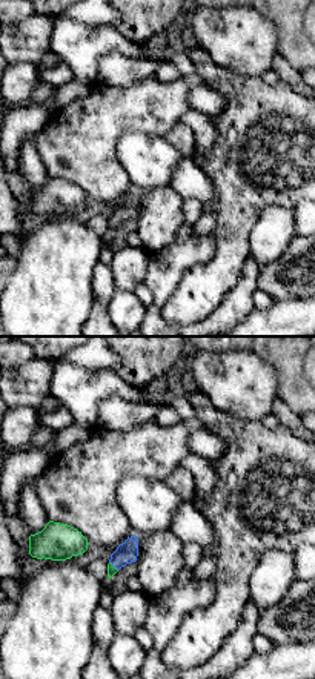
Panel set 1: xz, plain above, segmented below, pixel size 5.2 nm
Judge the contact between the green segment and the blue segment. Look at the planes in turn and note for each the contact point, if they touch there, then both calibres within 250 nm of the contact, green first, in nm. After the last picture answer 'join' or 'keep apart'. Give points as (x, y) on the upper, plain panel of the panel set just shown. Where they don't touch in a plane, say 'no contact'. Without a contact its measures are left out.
meets green at (112, 221); 50 nm thick on the green side, 110 nm on the other

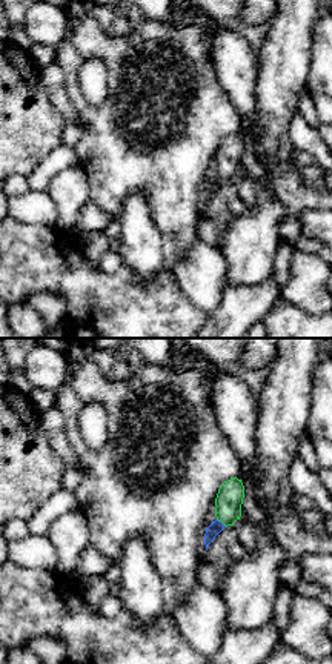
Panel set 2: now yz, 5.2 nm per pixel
meets green at (222, 177); 140 nm thick on the green side, 70 nm on the other

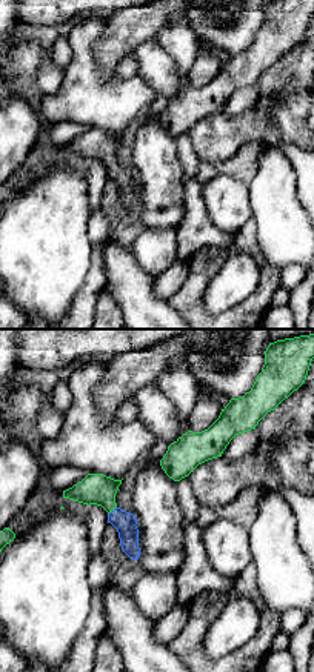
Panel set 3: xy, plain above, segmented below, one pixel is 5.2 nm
meets green at (111, 166); 160 nm thick on the green side, 110 nm on the other

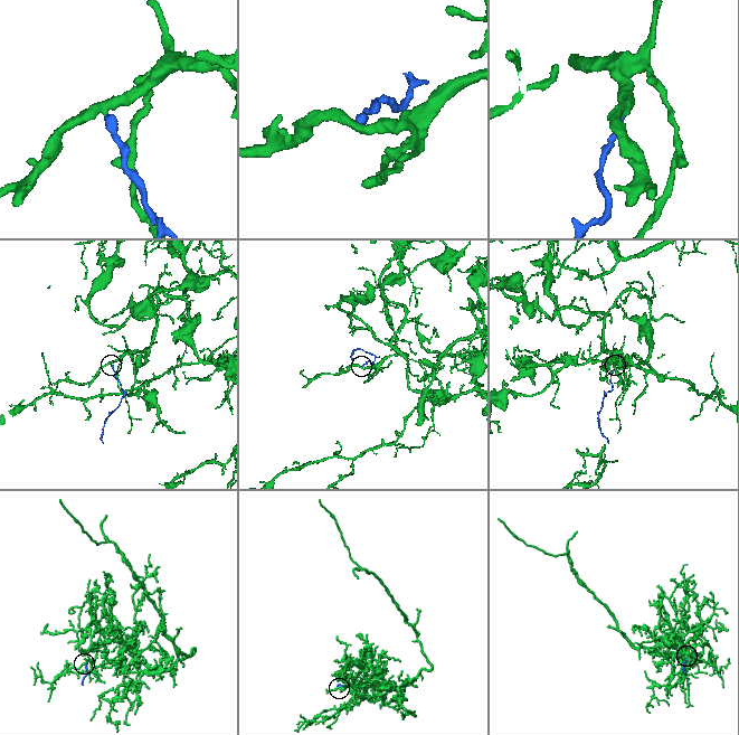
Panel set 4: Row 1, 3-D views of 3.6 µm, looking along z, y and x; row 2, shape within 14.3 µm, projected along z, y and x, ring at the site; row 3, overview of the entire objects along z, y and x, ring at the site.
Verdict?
join

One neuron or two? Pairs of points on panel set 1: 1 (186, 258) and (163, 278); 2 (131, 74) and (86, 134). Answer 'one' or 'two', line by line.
1: one
2: two

